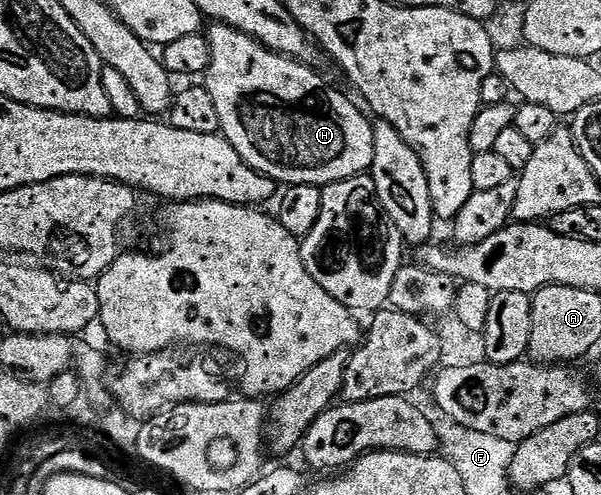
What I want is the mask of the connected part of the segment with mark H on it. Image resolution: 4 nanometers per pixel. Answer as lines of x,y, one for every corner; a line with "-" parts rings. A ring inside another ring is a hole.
209,24
206,36
212,48
206,87
210,91
210,99
214,99
214,107
218,110
220,133
234,146
238,155
242,155
246,164
266,174
274,183
280,184
281,181
281,186
284,187
323,187
335,181
359,177
371,170
376,144
373,122
368,121
369,114
359,104
356,106
346,94
339,93
332,85
327,85
312,70
311,64
270,51
250,35
225,25

